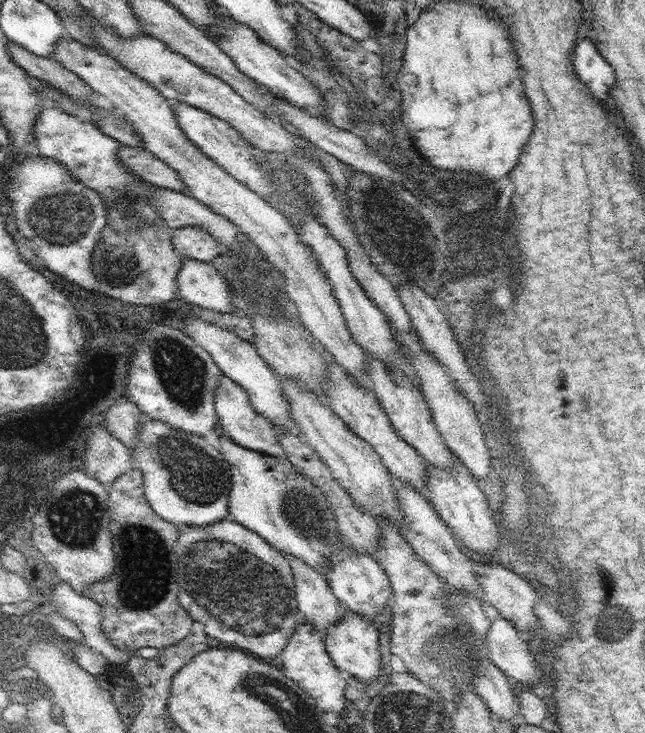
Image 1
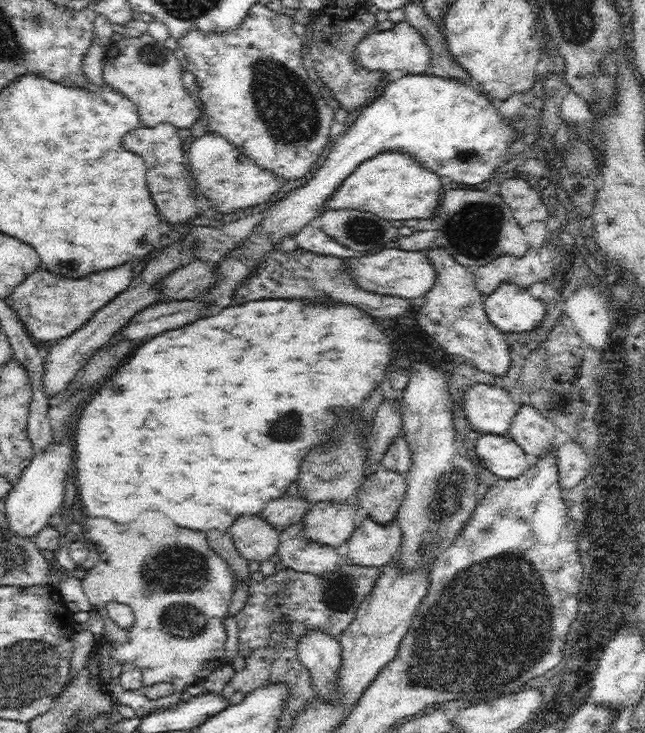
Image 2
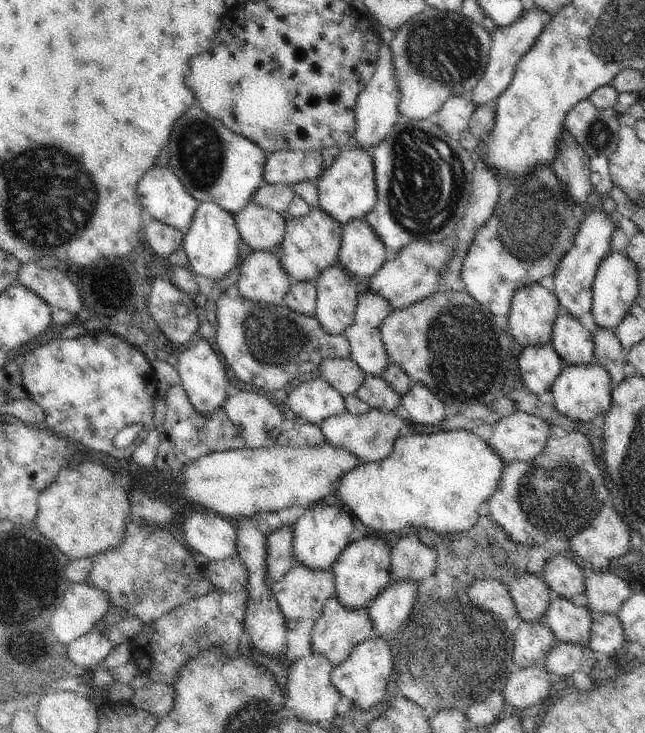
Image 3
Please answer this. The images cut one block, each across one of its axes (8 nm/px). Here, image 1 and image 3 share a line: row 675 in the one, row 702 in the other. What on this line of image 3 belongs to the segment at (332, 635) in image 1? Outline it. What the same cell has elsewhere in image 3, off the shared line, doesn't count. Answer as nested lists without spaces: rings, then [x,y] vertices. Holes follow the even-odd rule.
[[[369,639],[358,644],[348,659],[331,671],[331,684],[344,698],[360,710],[372,710],[376,704],[385,700],[387,685],[392,673],[392,650],[390,640]]]

